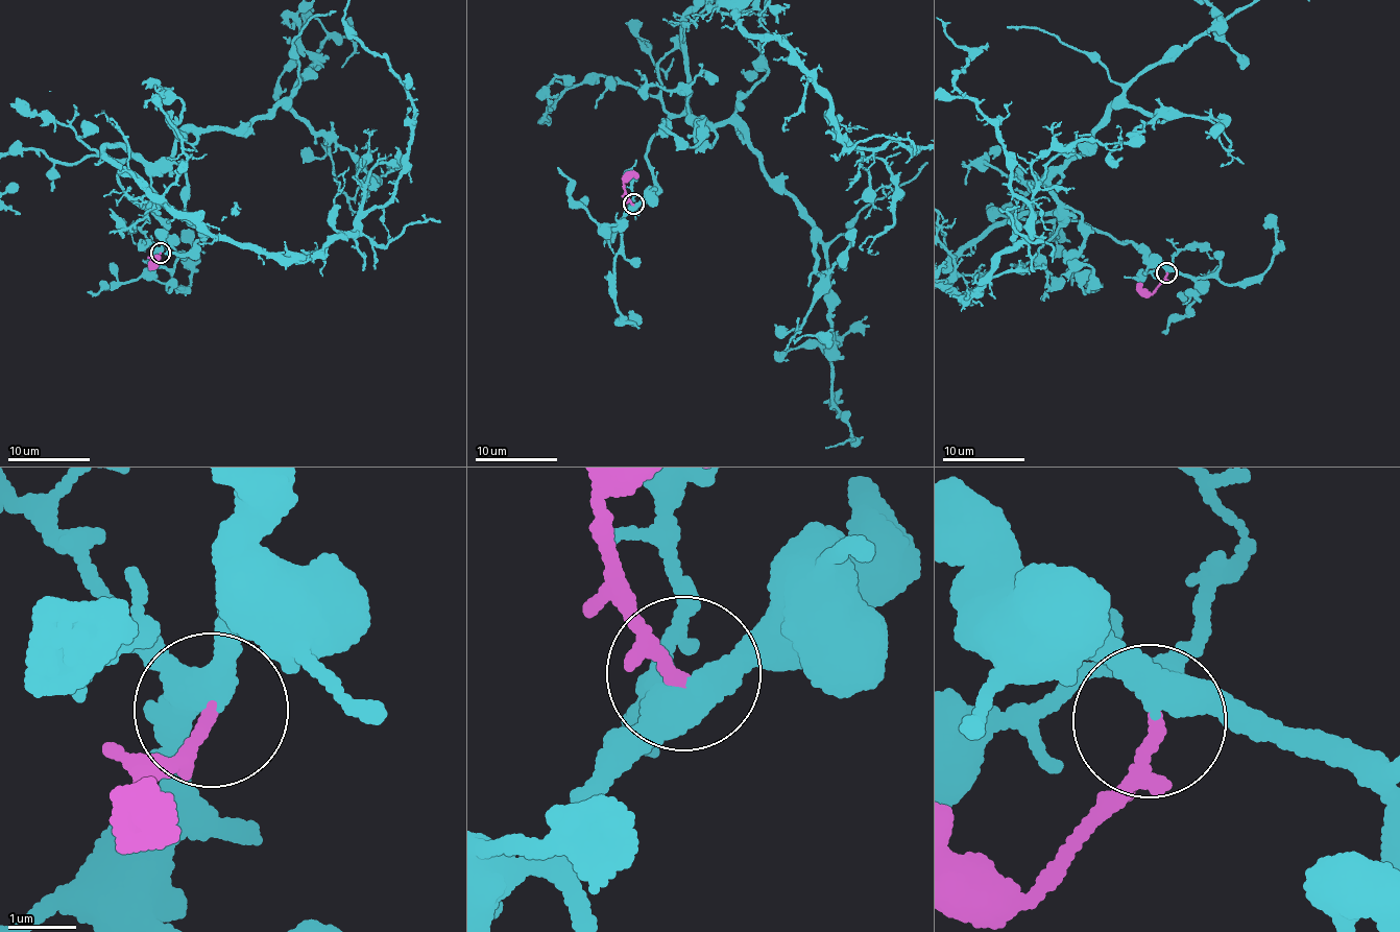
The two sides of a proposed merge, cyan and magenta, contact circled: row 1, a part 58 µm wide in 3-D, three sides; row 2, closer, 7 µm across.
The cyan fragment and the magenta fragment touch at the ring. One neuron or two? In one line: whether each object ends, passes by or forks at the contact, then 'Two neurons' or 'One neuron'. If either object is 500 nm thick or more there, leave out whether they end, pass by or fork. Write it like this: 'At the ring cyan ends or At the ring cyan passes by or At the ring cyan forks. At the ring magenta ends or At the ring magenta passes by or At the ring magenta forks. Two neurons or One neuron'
At the ring cyan passes by. At the ring magenta ends. One neuron

